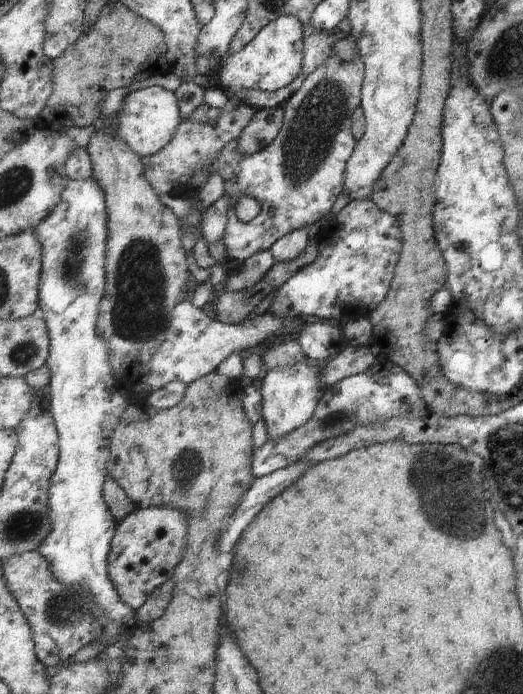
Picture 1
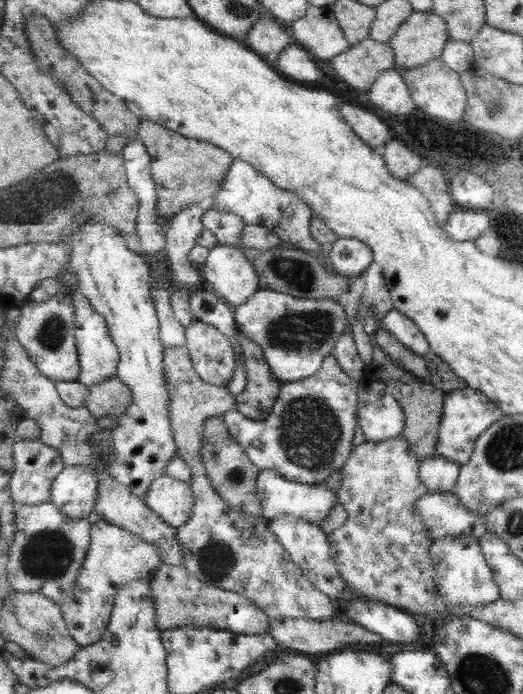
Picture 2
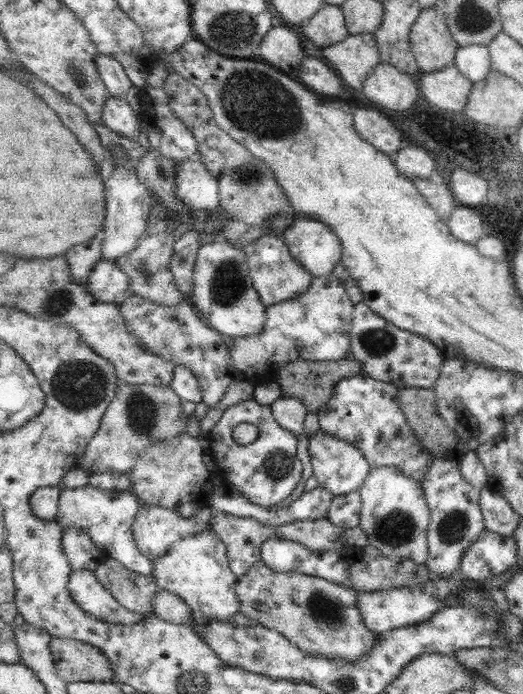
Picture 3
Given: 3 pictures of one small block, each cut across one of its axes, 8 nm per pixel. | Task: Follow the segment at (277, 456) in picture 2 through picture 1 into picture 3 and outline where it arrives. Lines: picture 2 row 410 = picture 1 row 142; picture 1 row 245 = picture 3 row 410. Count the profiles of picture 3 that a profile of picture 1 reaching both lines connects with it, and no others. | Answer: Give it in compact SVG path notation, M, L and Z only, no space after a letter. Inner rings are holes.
M253 396L240 403L229 405L219 422L209 431L208 447L216 465L216 475L225 477L235 485L253 504L265 508L275 506L289 498L303 480L305 466L299 460L299 436L287 430L275 415L271 405L259 403ZM251 423L259 427L259 438L253 444L239 444L233 437L236 426Z

